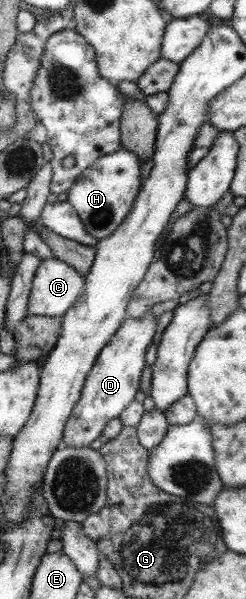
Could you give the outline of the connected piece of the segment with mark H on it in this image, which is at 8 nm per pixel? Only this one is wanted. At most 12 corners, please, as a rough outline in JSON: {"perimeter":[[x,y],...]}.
{"perimeter":[[120,148],[79,176],[67,202],[96,243],[117,231],[144,186]]}

